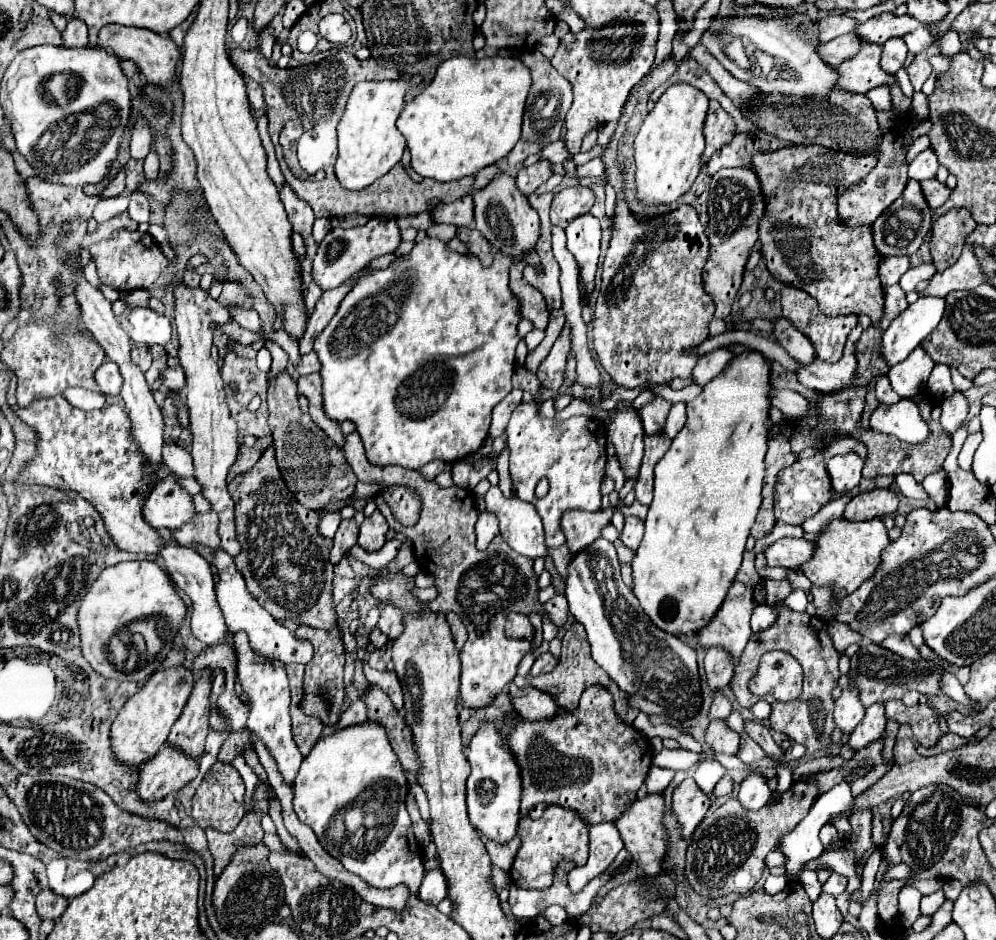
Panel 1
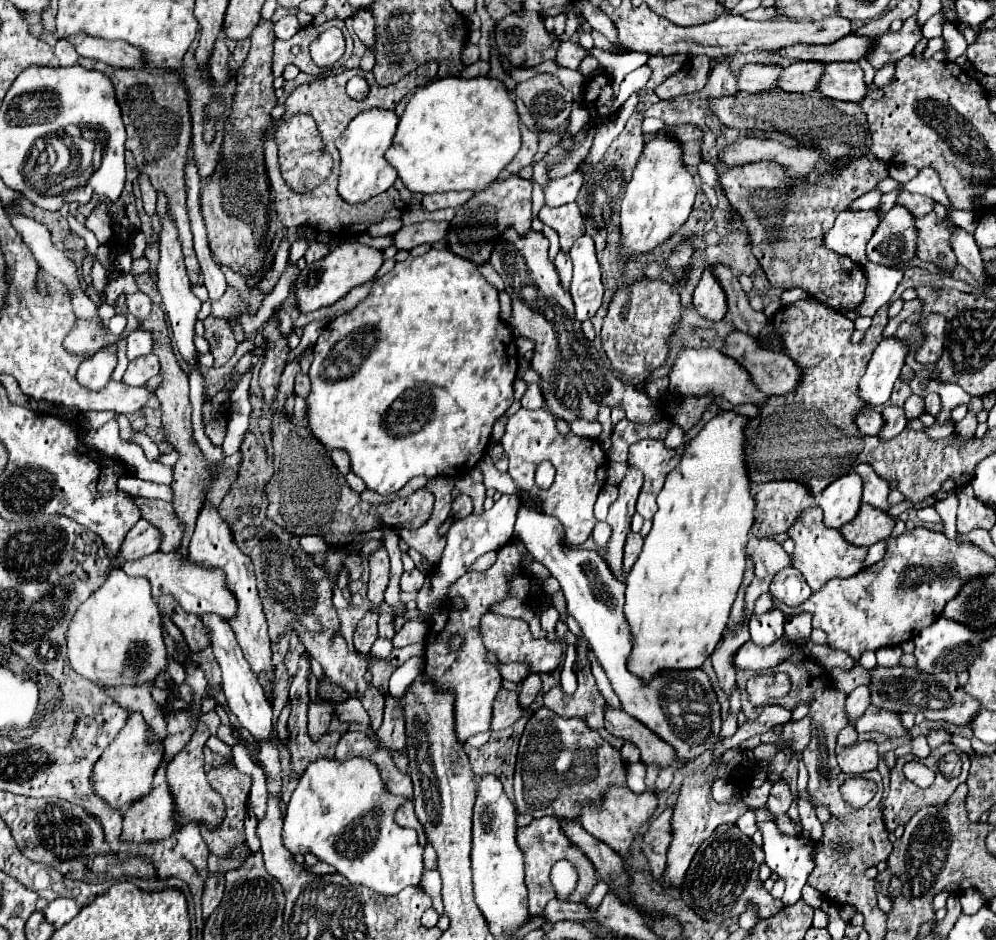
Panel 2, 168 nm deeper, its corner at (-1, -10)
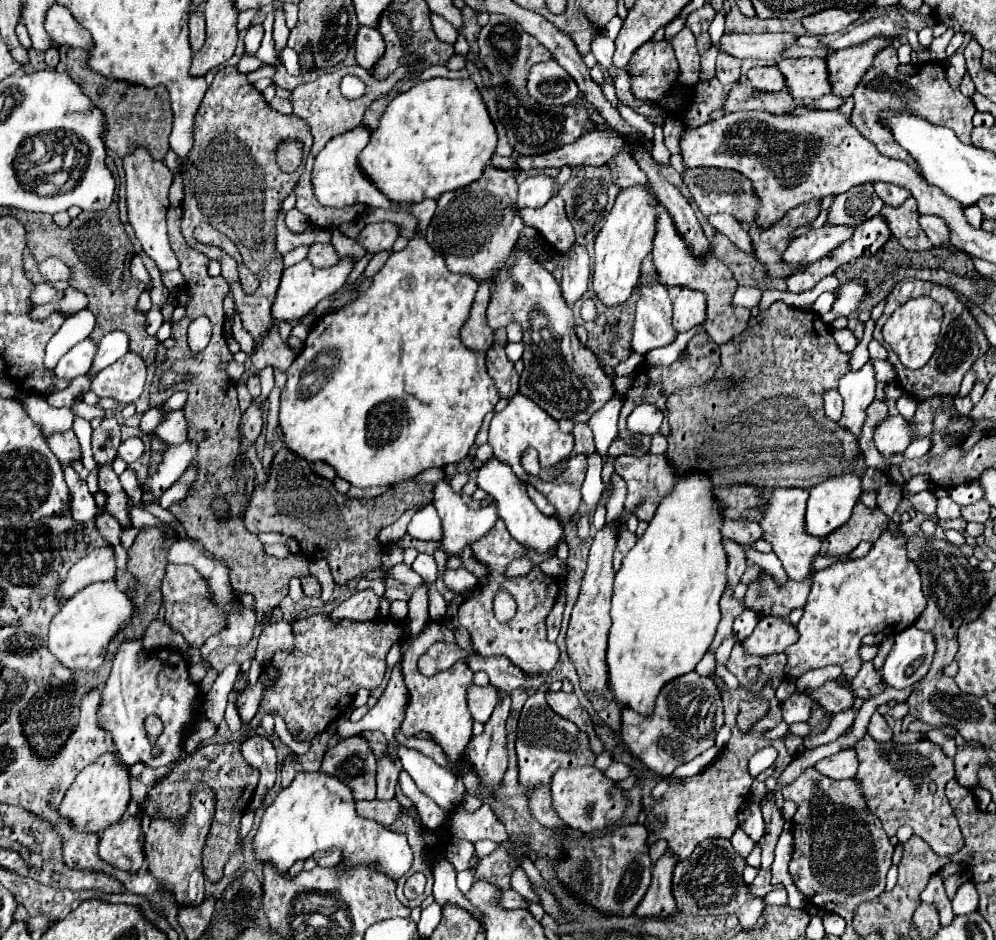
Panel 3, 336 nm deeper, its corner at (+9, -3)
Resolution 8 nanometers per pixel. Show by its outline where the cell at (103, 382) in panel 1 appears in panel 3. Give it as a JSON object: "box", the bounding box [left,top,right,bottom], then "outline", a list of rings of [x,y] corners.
{"box":[54,338,96,380],"outline":[[[86,338],[82,342],[78,342],[74,348],[70,348],[60,358],[60,362],[54,368],[54,374],[58,378],[70,378],[70,380],[74,380],[78,376],[84,376],[92,366],[94,354],[96,354],[96,344]]]}

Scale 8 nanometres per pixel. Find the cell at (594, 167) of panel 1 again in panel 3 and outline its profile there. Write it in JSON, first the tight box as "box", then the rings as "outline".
{"box":[518,176,554,208],"outline":[[[534,176],[526,178],[518,188],[518,208],[540,208],[544,206],[552,196],[552,184],[554,178],[548,176]]]}

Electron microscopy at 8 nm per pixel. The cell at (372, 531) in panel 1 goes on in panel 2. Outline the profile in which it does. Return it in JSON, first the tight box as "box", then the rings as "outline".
{"box":[368,545,390,607],"outline":[[[380,545],[374,553],[370,553],[368,567],[370,567],[368,599],[372,601],[372,607],[376,607],[384,601],[384,589],[388,585],[388,575],[390,575],[390,561],[384,545]]]}

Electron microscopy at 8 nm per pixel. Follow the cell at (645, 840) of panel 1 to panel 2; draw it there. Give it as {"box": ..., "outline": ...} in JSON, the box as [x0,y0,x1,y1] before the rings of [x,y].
{"box":[580,787,658,857],"outline":[[[610,787],[604,795],[604,803],[602,807],[594,807],[594,805],[586,805],[582,809],[582,817],[580,817],[580,823],[582,827],[594,835],[596,839],[600,839],[602,843],[610,845],[616,853],[624,855],[624,857],[630,857],[630,847],[636,839],[636,833],[638,829],[654,815],[658,807],[658,799],[656,799],[656,793],[654,791],[644,791],[640,795],[632,793],[628,787]]]}

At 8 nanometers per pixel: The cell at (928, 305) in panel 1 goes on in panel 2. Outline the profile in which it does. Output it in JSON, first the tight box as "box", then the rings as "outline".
{"box":[860,335,908,405],"outline":[[[890,335],[880,341],[868,369],[860,381],[860,395],[870,405],[882,405],[888,401],[894,383],[898,381],[902,367],[906,365],[908,343]]]}

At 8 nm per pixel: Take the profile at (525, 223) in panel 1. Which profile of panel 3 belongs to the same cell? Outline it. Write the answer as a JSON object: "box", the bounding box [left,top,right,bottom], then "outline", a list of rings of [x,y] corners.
{"box":[486,252,614,422],"outline":[[[512,252],[508,258],[506,266],[500,270],[500,274],[494,278],[496,282],[490,284],[492,300],[486,310],[486,322],[492,330],[498,326],[506,326],[508,322],[518,322],[524,330],[524,372],[520,374],[520,392],[534,400],[540,408],[544,408],[552,418],[562,420],[568,418],[572,422],[588,422],[590,416],[600,410],[612,396],[614,396],[614,386],[612,380],[604,374],[598,358],[580,344],[576,332],[574,332],[574,322],[572,322],[572,310],[568,310],[566,300],[562,298],[560,286],[556,284],[554,276],[538,262],[534,262],[526,252]]]}

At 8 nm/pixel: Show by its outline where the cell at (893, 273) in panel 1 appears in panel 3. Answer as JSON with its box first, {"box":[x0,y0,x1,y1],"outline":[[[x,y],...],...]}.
{"box":[820,280,864,324],"outline":[[[852,280],[848,284],[842,284],[840,286],[840,298],[834,302],[834,310],[828,312],[828,314],[822,314],[820,318],[826,320],[826,324],[832,324],[834,318],[838,316],[848,316],[850,312],[856,312],[858,310],[858,304],[860,300],[864,298],[864,284],[860,280]]]}

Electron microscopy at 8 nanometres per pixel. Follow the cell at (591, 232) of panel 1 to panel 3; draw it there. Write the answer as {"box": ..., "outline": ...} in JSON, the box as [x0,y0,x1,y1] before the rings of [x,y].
{"box":[562,246,590,306],"outline":[[[574,246],[566,256],[564,278],[562,278],[562,296],[572,306],[588,288],[590,282],[590,260],[588,252],[582,246]]]}

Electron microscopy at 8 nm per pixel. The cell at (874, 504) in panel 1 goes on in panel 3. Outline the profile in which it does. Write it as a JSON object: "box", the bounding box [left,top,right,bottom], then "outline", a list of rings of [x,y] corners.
{"box":[820,504,888,556],"outline":[[[856,504],[848,524],[832,532],[822,540],[820,554],[822,556],[844,556],[850,554],[862,540],[876,542],[880,534],[888,528],[888,516],[880,508],[866,508],[864,504]]]}

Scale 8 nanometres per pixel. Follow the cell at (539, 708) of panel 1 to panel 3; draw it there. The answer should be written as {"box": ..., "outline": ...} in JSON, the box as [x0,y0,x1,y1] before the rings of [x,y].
{"box":[468,686,498,724],"outline":[[[468,686],[468,710],[472,712],[472,718],[476,722],[486,724],[492,710],[498,704],[498,692],[494,686]]]}

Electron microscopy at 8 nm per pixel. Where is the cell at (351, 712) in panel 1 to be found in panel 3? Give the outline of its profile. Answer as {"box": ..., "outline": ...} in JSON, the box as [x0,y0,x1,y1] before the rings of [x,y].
{"box":[320,738,376,800],"outline":[[[364,738],[340,740],[324,754],[320,770],[348,784],[354,800],[376,798],[376,756]]]}

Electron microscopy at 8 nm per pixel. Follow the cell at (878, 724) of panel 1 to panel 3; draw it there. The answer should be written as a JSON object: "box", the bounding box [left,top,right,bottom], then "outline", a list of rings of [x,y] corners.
{"box":[814,748,858,780],"outline":[[[852,748],[848,750],[840,750],[836,754],[832,754],[830,758],[824,758],[820,762],[814,764],[814,768],[822,774],[828,776],[832,780],[846,780],[846,778],[854,778],[858,762],[856,762],[856,752]]]}

